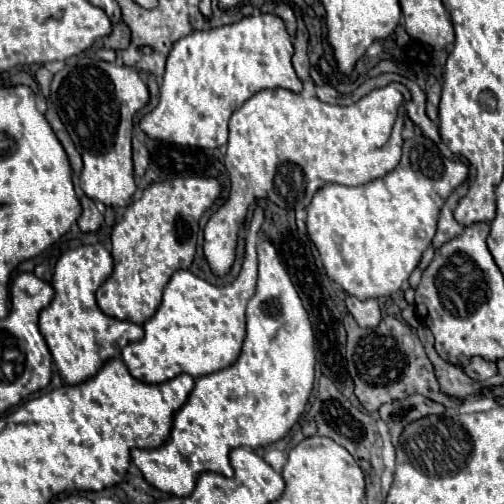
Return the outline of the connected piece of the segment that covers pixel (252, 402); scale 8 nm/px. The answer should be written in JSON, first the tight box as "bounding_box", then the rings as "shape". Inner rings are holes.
{"bounding_box":[131,240,315,496],"shape":[[[263,240],[257,246],[257,254],[259,254],[257,292],[247,304],[247,334],[237,362],[229,368],[223,368],[219,372],[195,380],[195,388],[191,390],[187,402],[173,416],[171,434],[163,446],[153,450],[141,450],[141,448],[131,450],[133,464],[141,470],[143,478],[161,492],[169,492],[175,496],[189,496],[195,488],[197,476],[205,470],[223,476],[233,476],[229,464],[229,452],[233,448],[239,446],[261,448],[277,442],[293,428],[293,424],[305,410],[315,380],[315,354],[313,354],[315,338],[313,338],[311,322],[273,244],[269,240]]]}

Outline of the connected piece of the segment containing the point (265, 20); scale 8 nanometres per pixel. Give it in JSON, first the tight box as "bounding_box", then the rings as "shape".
{"bounding_box":[139,14,301,148],"shape":[[[275,14],[247,16],[235,24],[191,32],[173,44],[160,82],[159,104],[141,118],[139,126],[155,140],[197,148],[223,146],[227,144],[229,116],[253,92],[261,88],[301,92],[301,80],[291,66],[291,56],[291,38],[283,20]]]}

